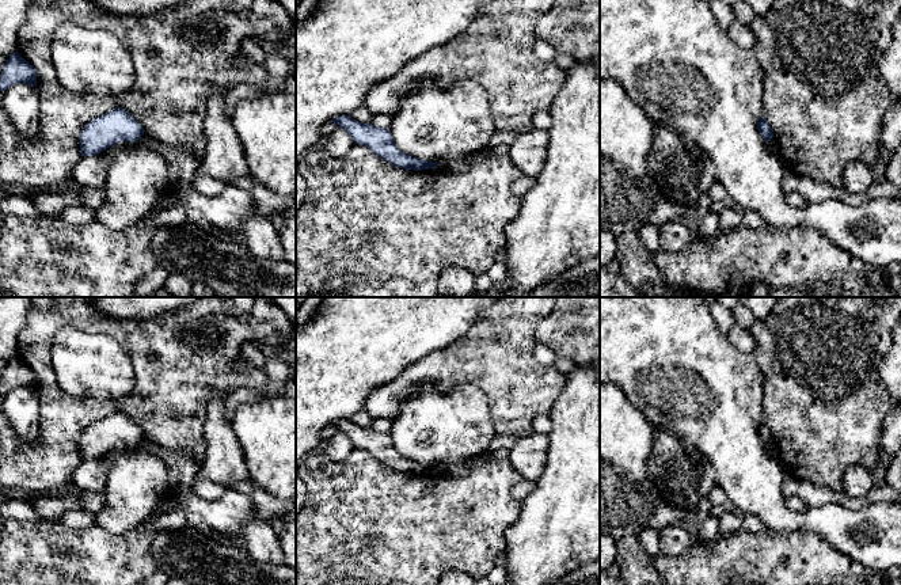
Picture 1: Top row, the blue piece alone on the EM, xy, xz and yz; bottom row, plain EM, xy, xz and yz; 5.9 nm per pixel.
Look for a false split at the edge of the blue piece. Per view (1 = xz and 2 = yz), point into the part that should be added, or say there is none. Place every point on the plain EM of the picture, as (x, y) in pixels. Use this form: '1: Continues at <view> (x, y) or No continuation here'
1: No continuation here
2: No continuation here

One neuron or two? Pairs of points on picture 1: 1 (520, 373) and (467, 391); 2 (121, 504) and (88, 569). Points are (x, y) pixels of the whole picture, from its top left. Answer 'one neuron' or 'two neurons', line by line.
1: two neurons
2: two neurons

